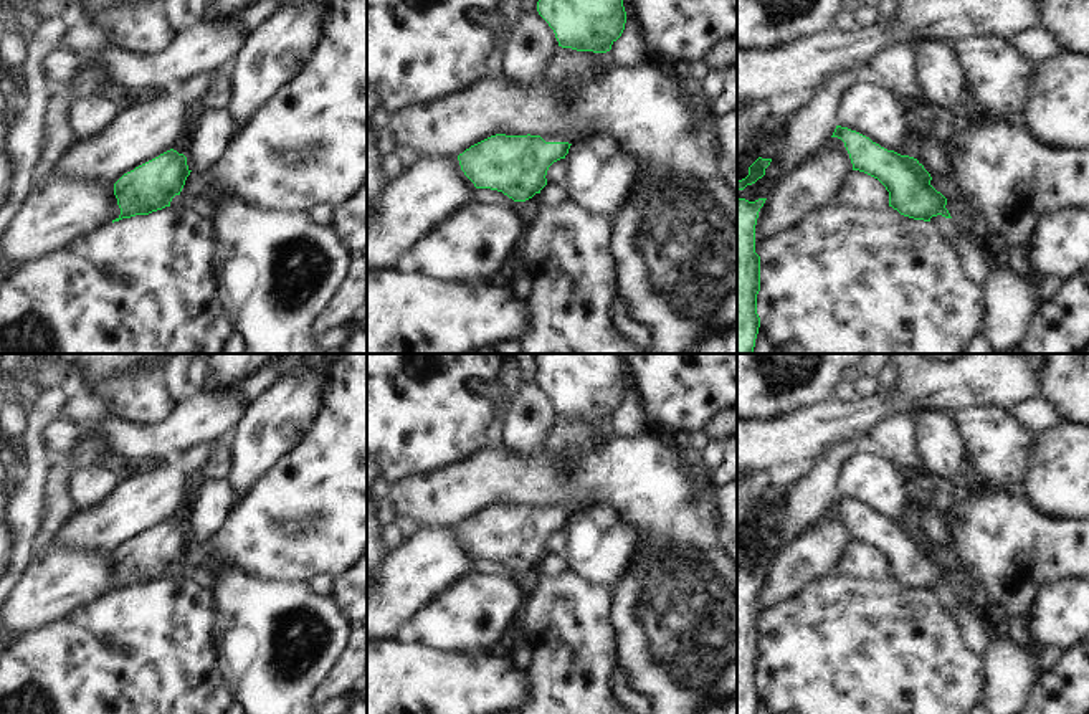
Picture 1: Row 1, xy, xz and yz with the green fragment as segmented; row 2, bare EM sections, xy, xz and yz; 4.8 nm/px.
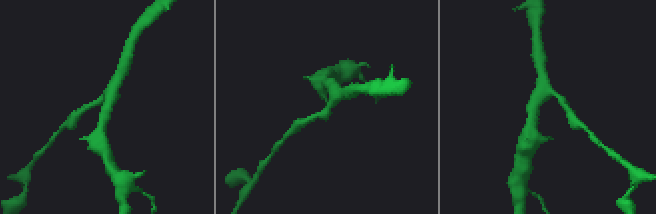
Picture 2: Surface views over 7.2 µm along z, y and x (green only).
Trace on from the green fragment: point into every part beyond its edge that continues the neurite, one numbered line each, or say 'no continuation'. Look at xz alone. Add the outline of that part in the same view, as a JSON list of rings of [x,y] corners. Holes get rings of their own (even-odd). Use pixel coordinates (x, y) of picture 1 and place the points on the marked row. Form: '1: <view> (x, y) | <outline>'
1: xz (570, 138) | [[[580,127],[573,132],[564,134],[564,136],[540,136],[545,142],[568,142],[575,144],[578,139],[587,137],[588,129]]]

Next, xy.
1: xy (205, 207) | [[[175,195],[170,202],[170,207],[195,210],[200,217],[205,217],[208,220],[213,220],[218,212],[218,207],[215,205],[215,202],[205,197]]]

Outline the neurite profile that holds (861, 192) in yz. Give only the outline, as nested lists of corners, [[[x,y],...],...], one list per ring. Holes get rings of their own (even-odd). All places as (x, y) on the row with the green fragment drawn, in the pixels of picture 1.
[[[853,170],[843,185],[838,202],[854,210],[884,210],[889,207],[889,192],[877,178]]]

